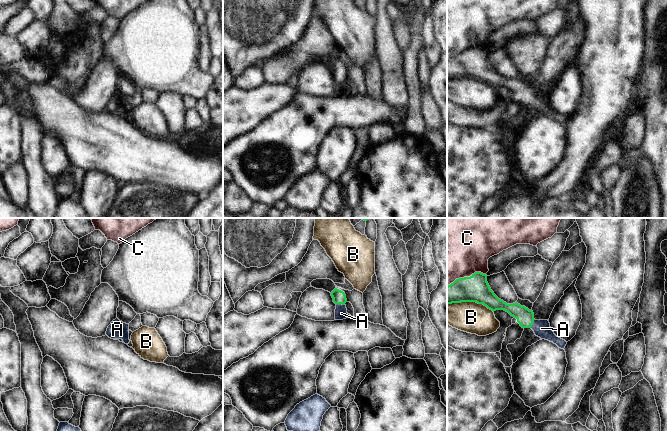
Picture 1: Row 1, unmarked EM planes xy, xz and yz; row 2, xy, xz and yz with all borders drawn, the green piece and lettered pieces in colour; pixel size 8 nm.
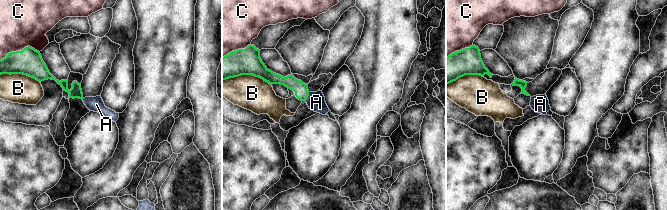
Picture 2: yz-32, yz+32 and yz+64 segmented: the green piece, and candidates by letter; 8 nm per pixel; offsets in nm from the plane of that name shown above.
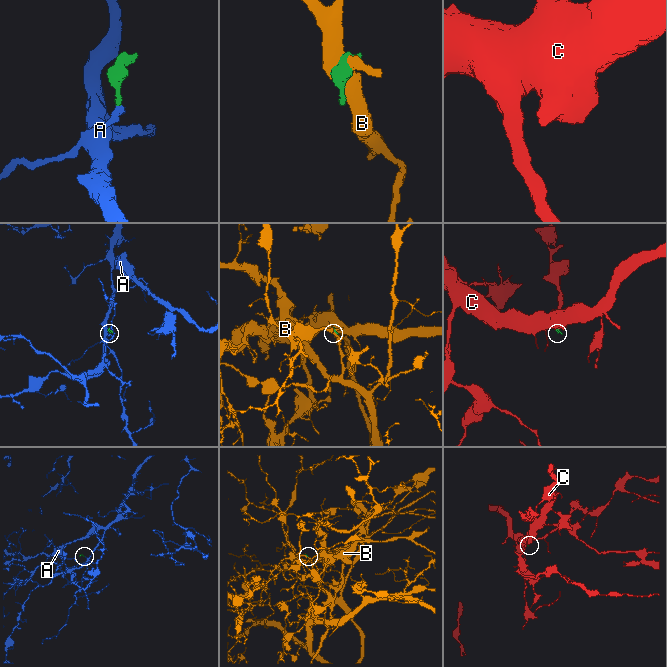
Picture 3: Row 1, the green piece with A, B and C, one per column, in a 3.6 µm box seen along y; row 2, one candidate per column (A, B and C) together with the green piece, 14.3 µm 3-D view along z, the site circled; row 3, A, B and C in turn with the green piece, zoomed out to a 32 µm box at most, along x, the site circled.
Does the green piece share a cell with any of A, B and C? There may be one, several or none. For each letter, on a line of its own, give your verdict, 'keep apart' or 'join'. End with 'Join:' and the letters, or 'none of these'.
A: join
B: keep apart
C: keep apart
Join: A

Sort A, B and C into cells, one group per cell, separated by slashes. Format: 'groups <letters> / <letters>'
groups A / B / C

